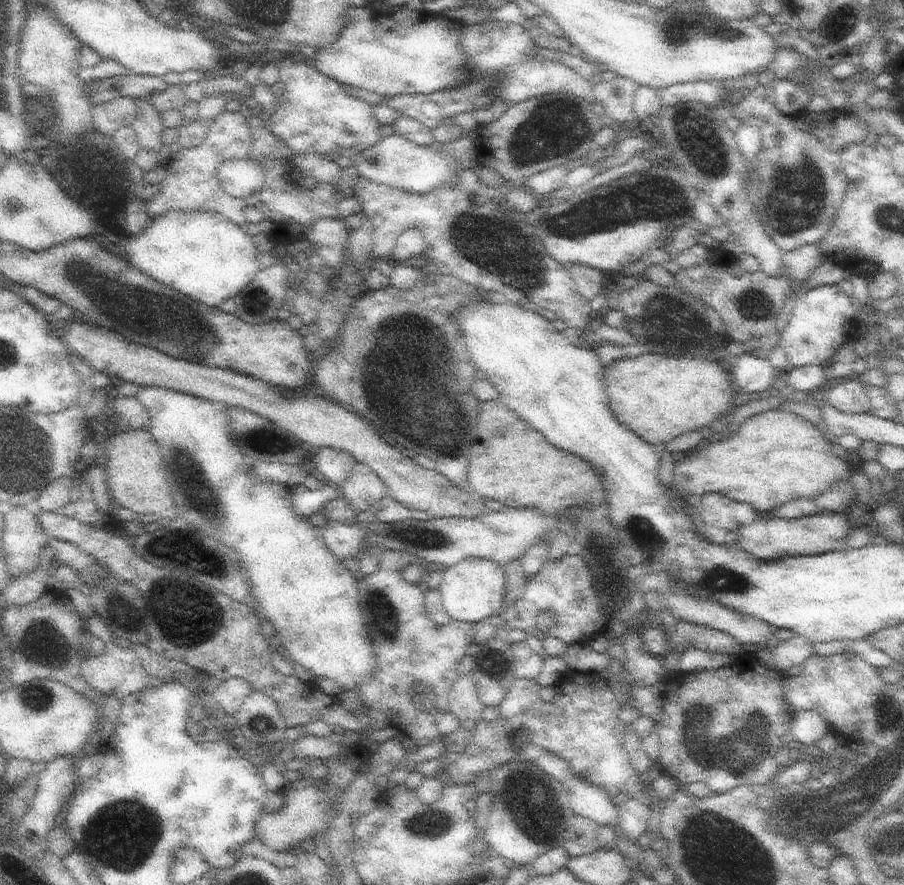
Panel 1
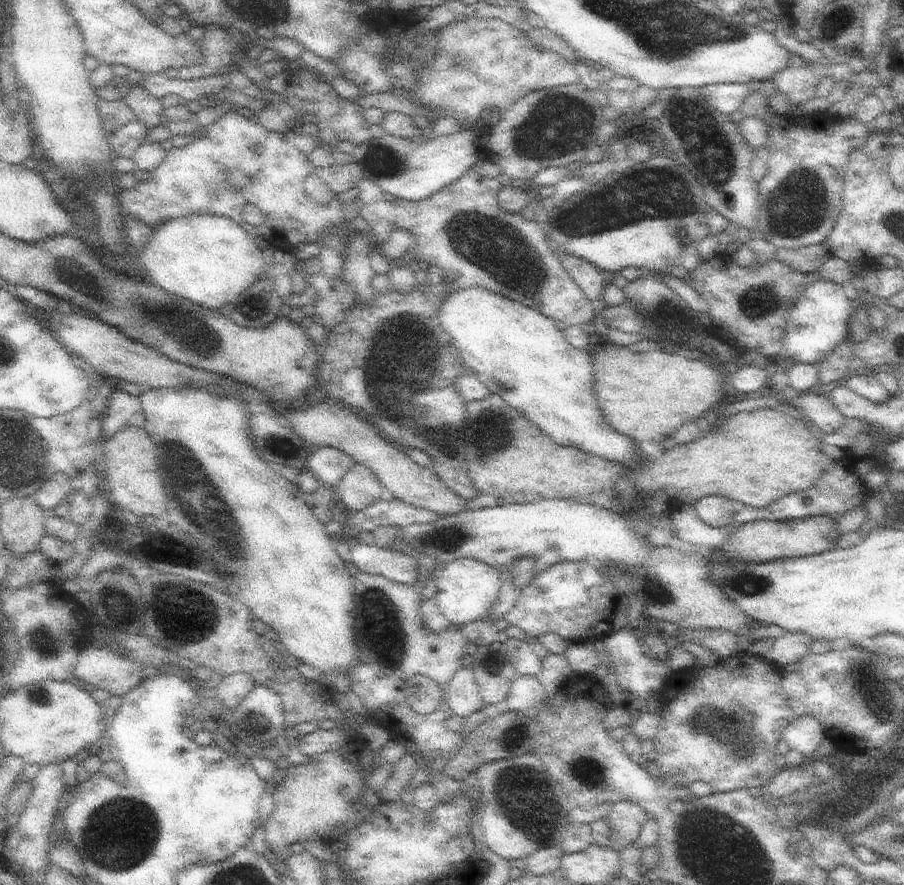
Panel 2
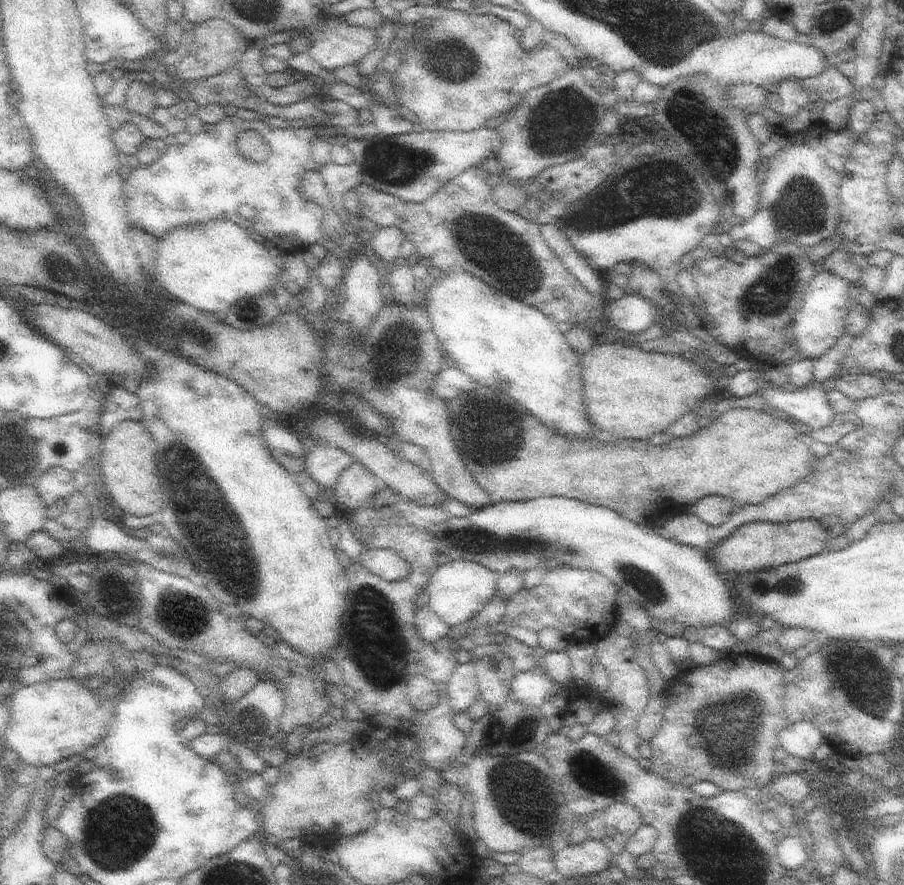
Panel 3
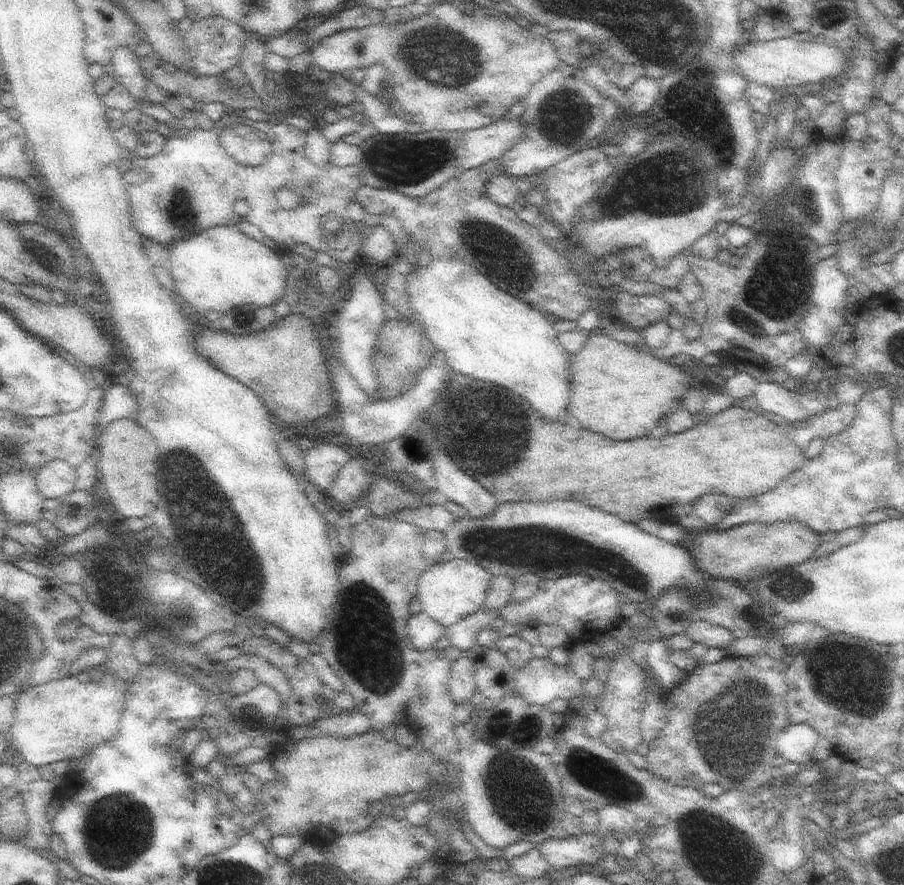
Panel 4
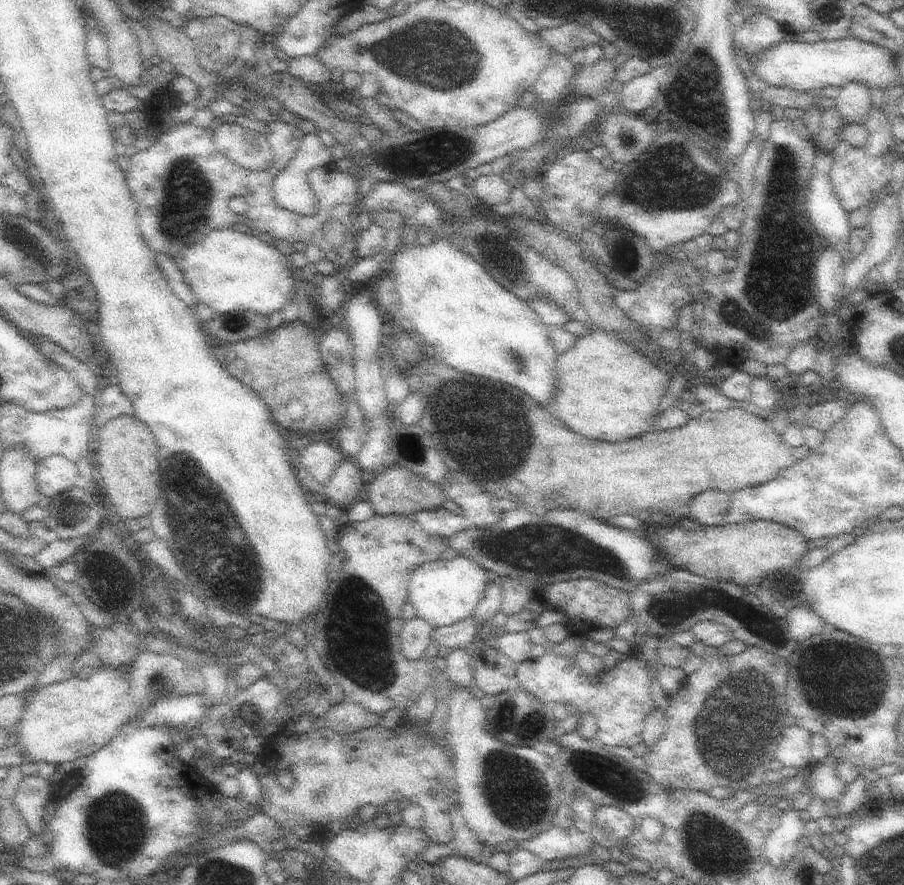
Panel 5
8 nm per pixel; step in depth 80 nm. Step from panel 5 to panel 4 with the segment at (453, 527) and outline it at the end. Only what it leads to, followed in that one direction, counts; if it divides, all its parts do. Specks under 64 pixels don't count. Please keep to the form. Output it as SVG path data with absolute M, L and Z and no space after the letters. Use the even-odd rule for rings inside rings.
M442 503L434 506L420 506L420 508L407 508L396 514L390 514L389 518L396 518L402 522L410 522L419 528L428 531L448 532L448 528L458 520L445 510Z

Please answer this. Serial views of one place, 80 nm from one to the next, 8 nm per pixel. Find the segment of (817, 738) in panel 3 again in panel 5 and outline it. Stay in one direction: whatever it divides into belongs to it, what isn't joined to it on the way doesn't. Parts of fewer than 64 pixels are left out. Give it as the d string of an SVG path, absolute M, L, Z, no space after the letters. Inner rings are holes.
M788 726L776 748L775 759L783 767L795 767L797 769L809 767L811 764L810 736L812 733L800 726Z

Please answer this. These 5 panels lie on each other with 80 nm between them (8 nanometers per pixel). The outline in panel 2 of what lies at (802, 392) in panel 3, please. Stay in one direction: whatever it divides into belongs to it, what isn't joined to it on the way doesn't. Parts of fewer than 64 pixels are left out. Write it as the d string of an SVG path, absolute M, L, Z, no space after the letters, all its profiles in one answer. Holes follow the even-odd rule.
M801 394L796 400L785 400L801 408L813 421L812 427L821 434L838 432L845 423L845 417L825 394Z

